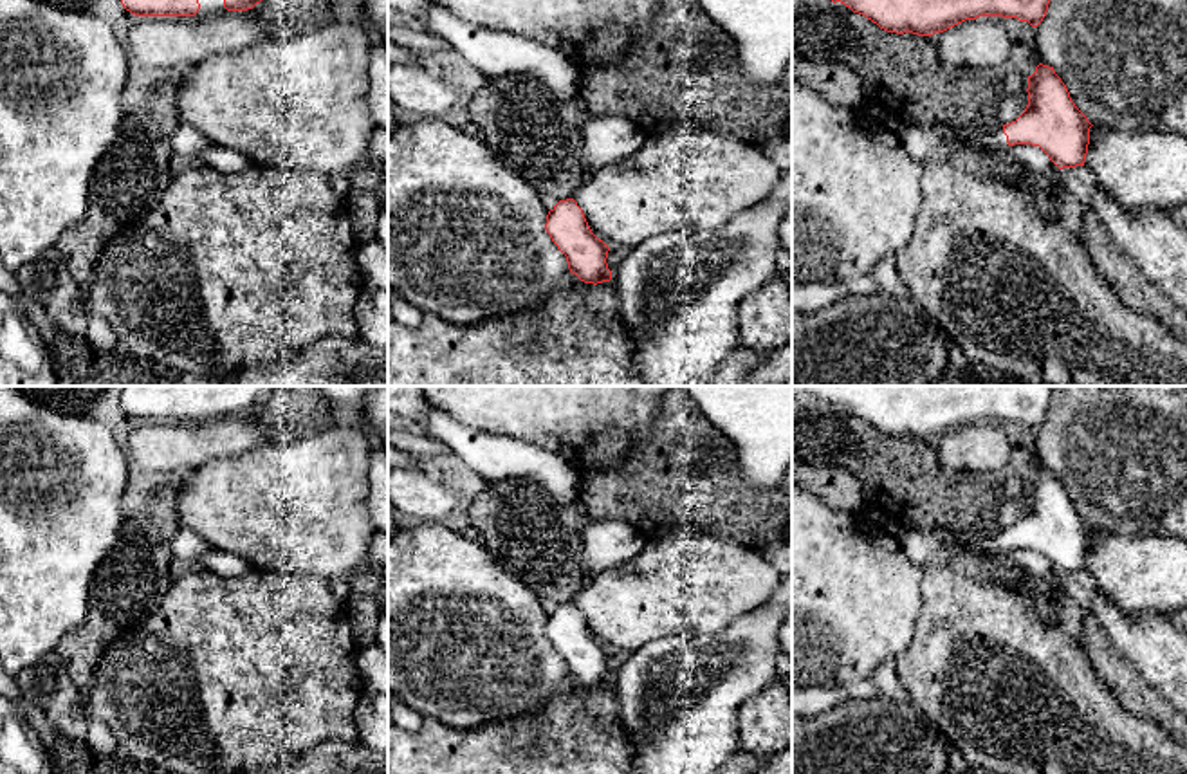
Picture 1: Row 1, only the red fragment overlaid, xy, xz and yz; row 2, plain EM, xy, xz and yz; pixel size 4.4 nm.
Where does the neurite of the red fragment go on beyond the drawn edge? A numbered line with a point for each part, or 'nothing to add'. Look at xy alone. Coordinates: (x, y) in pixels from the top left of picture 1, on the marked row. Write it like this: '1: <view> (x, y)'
1: xy (208, 8)

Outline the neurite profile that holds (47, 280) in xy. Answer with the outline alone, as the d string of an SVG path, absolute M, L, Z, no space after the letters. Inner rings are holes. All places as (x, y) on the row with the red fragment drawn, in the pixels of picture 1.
M52 247L41 253L18 269L16 278L23 294L45 309L58 332L85 337L88 303L60 251Z

